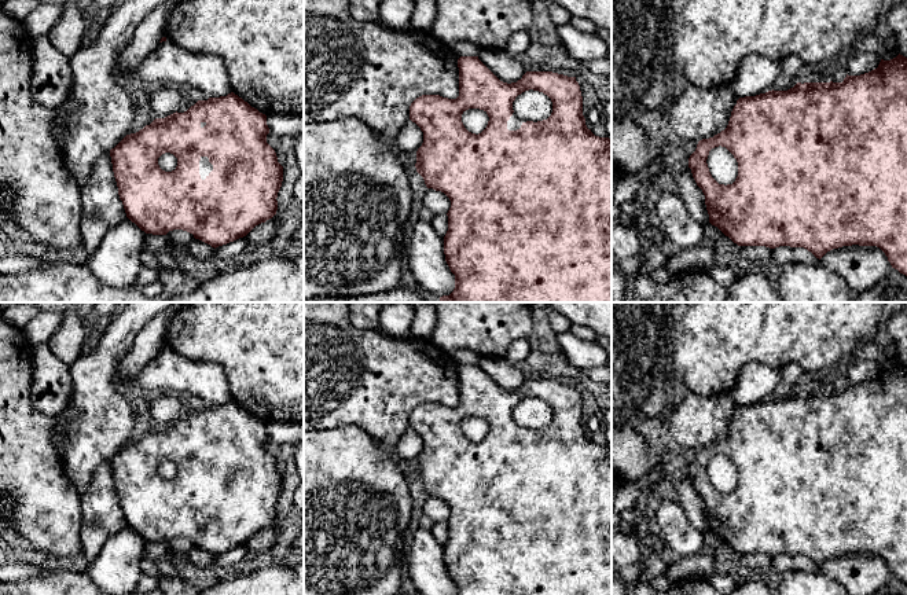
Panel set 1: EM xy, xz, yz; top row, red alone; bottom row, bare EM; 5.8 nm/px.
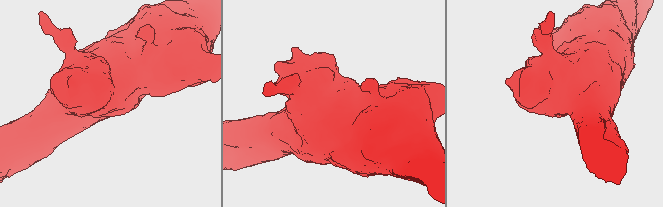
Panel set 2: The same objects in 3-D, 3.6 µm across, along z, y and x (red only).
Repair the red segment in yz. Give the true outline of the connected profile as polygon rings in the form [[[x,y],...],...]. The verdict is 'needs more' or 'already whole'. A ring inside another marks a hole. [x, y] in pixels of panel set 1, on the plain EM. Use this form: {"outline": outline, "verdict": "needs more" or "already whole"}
{"outline": [[[899,361],[891,368],[881,367],[877,377],[860,383],[847,382],[842,390],[797,390],[787,398],[772,397],[756,404],[739,405],[727,436],[713,445],[698,449],[688,466],[688,475],[705,503],[709,530],[738,554],[804,555],[819,568],[827,559],[842,554],[877,554],[885,561],[892,576],[907,584],[907,366]],[[719,453],[726,455],[738,470],[738,484],[732,492],[719,492],[709,480],[706,471],[709,459]]], "verdict": "already whole"}

